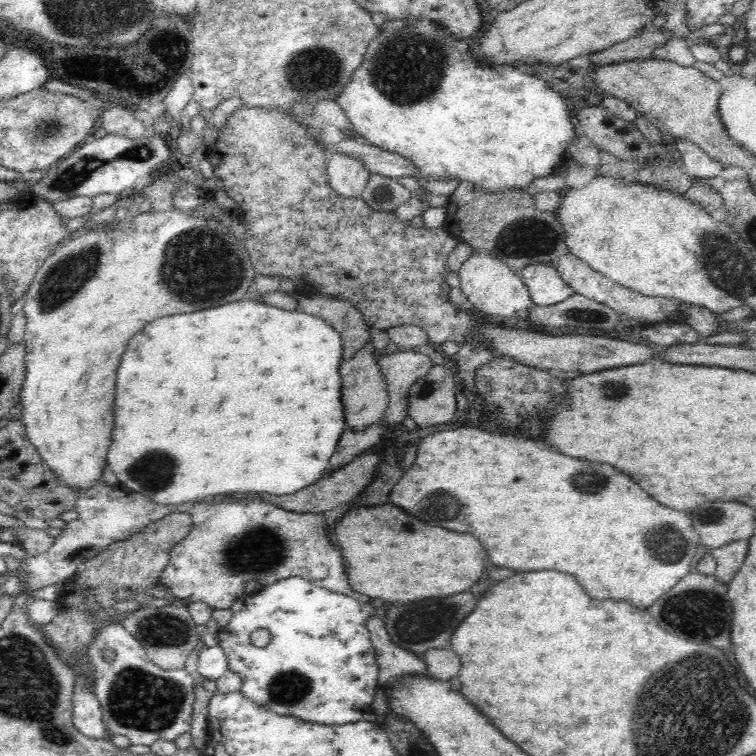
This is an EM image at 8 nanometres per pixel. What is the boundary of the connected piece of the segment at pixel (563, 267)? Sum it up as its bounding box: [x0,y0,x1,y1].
[555,252,686,325]

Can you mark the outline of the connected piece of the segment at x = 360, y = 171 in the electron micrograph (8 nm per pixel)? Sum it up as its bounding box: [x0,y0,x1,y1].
[327,151,373,197]

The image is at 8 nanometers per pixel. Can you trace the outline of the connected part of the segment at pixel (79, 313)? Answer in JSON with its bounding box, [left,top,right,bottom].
[20,207,256,489]

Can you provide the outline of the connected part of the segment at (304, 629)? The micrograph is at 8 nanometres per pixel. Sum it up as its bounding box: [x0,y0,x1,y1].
[218,577,381,726]

